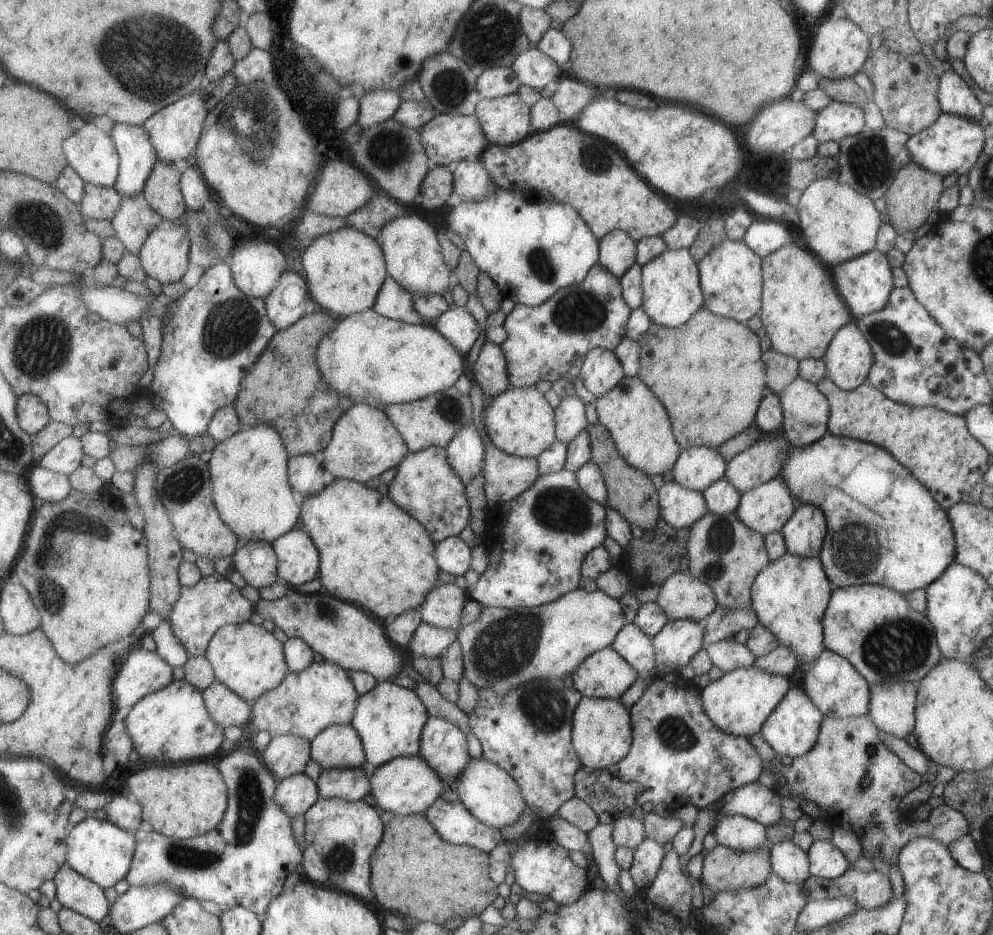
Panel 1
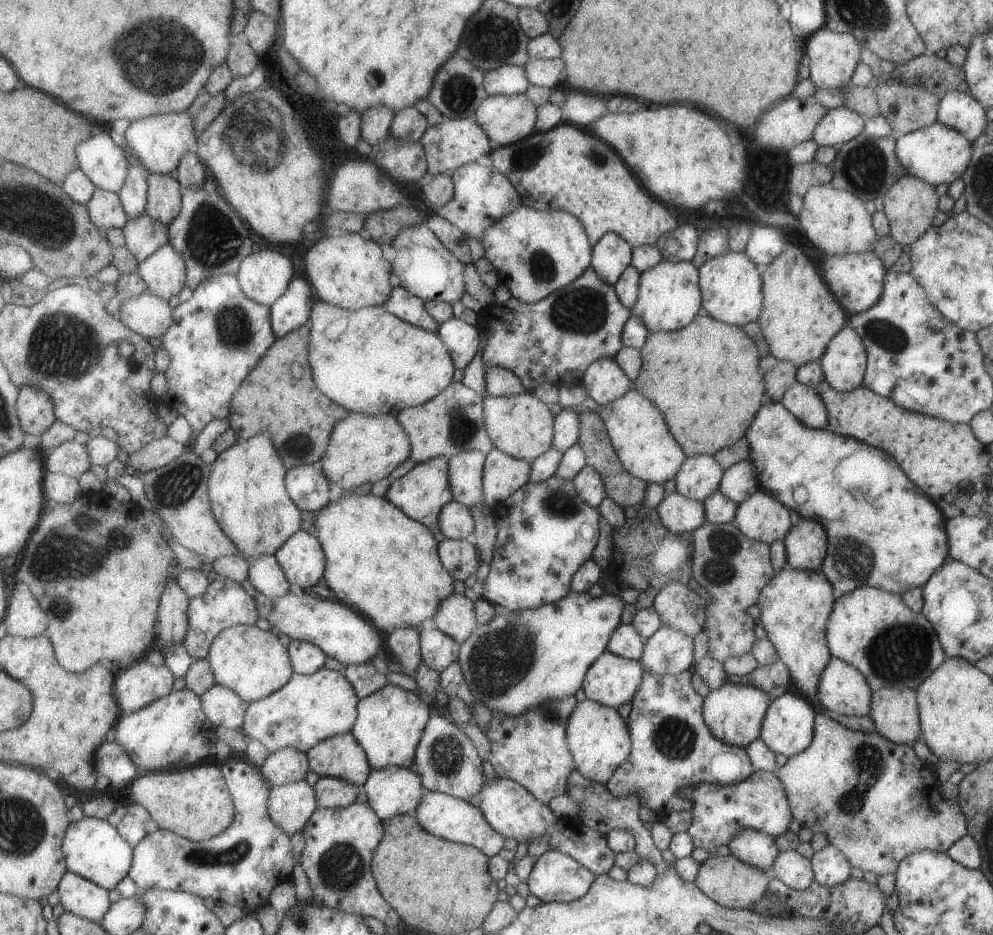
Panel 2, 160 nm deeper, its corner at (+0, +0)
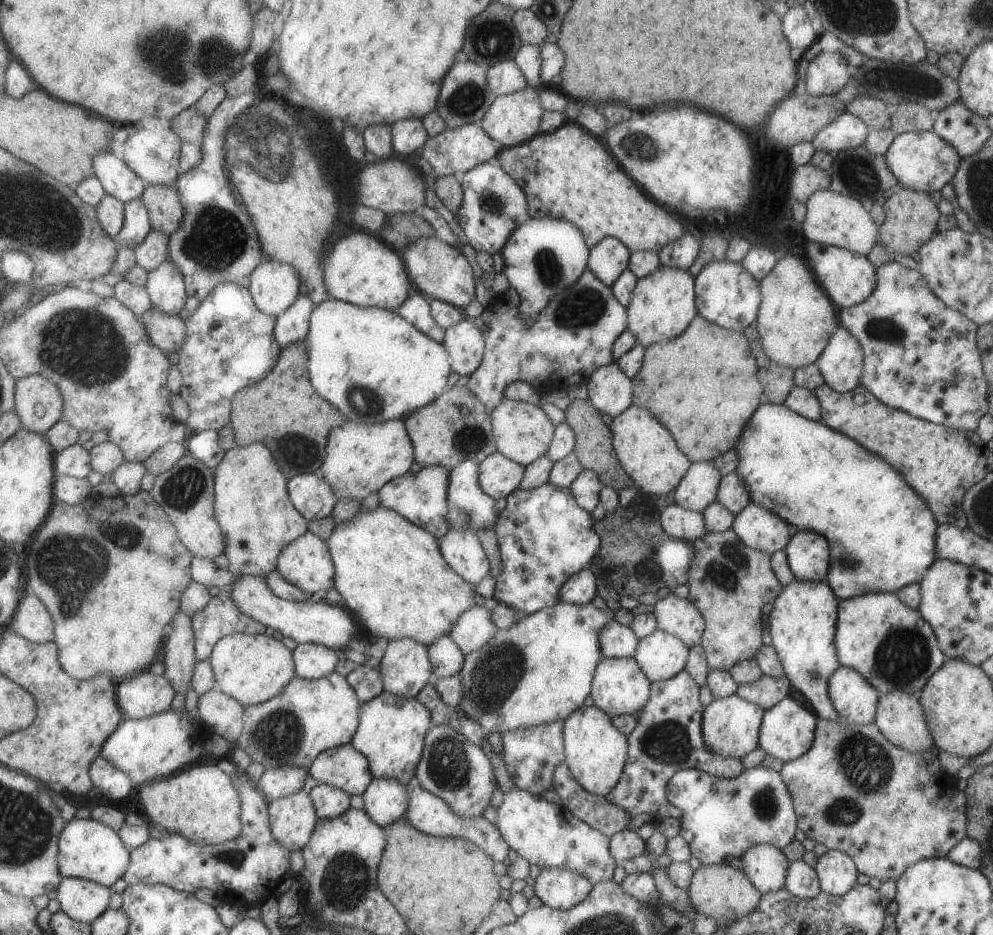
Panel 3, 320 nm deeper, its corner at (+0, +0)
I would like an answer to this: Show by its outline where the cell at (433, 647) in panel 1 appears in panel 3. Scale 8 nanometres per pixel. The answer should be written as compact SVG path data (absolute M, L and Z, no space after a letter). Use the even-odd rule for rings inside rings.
M449 635L438 638L428 648L435 678L450 678L463 671L466 655Z

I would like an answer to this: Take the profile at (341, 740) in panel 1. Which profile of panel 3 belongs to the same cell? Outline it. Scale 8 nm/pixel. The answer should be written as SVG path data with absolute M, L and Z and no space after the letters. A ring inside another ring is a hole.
M351 742L325 750L313 762L310 776L321 784L337 786L352 796L363 796L374 780L367 756Z

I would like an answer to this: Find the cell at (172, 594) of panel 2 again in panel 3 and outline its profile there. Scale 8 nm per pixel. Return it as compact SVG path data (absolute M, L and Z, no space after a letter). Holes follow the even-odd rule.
M181 609L167 630L167 642L161 658L166 667L166 676L176 692L193 695L193 674L198 658L192 618Z

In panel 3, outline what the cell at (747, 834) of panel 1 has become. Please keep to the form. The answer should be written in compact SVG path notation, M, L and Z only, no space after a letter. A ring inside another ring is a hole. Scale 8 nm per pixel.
M753 844L739 856L739 860L741 871L759 894L784 888L788 861L775 846Z

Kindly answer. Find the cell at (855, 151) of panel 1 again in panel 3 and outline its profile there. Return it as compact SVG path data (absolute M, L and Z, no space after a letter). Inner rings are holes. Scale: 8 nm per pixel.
M867 146L847 148L833 155L833 163L829 169L830 190L832 192L849 196L859 202L877 202L883 197L885 191L897 184L893 174L887 169L884 156L871 154Z

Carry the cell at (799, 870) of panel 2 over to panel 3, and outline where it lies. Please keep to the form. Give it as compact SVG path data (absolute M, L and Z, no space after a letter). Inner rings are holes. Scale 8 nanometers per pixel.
M802 860L787 862L784 888L799 899L814 898L820 892L814 868L807 866Z

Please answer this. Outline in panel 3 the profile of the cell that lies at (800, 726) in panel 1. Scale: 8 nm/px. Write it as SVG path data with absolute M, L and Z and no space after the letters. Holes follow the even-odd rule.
M788 696L779 700L775 706L765 710L758 734L758 747L767 755L788 762L802 756L813 743L817 719L807 708L797 704Z

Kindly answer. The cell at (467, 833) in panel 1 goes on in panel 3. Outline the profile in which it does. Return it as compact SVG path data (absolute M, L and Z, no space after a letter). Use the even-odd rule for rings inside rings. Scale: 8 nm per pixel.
M418 778L409 782L409 810L406 814L408 820L424 834L435 837L465 838L475 846L480 847L494 862L502 862L509 852L508 844L497 828L488 822L483 816L461 816L443 798L436 796L421 786Z

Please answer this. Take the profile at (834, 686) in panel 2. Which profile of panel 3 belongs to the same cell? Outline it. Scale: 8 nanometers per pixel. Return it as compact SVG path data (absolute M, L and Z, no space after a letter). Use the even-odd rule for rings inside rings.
M839 666L829 676L827 692L836 715L845 718L845 722L847 723L842 725L837 724L837 722L817 719L813 743L809 746L809 750L794 760L783 762L780 771L783 783L792 799L792 806L796 817L796 828L805 833L806 838L815 843L822 844L828 850L843 852L847 857L851 858L857 873L861 873L869 878L877 878L881 882L886 882L887 880L896 882L907 866L911 866L911 864L914 864L917 860L921 860L921 858L947 857L949 850L959 840L966 838L966 802L964 792L957 790L957 794L955 794L953 792L953 784L947 786L943 782L943 778L947 775L939 768L937 756L930 756L929 751L907 752L907 750L895 747L882 737L881 732L873 724L875 710L877 709L877 690L874 690L873 686L870 686L861 674L858 674L855 670Z

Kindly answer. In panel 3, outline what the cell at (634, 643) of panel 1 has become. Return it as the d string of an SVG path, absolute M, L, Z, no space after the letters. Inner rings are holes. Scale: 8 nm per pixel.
M614 618L609 619L598 631L597 640L599 649L603 657L633 657L634 651L637 648L638 638L630 627L623 626L619 621Z

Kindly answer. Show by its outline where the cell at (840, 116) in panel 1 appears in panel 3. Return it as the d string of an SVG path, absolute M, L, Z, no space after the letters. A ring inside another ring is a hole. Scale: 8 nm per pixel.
M842 113L830 124L814 134L810 142L814 150L836 154L847 148L864 145L868 127L857 117L849 113Z

